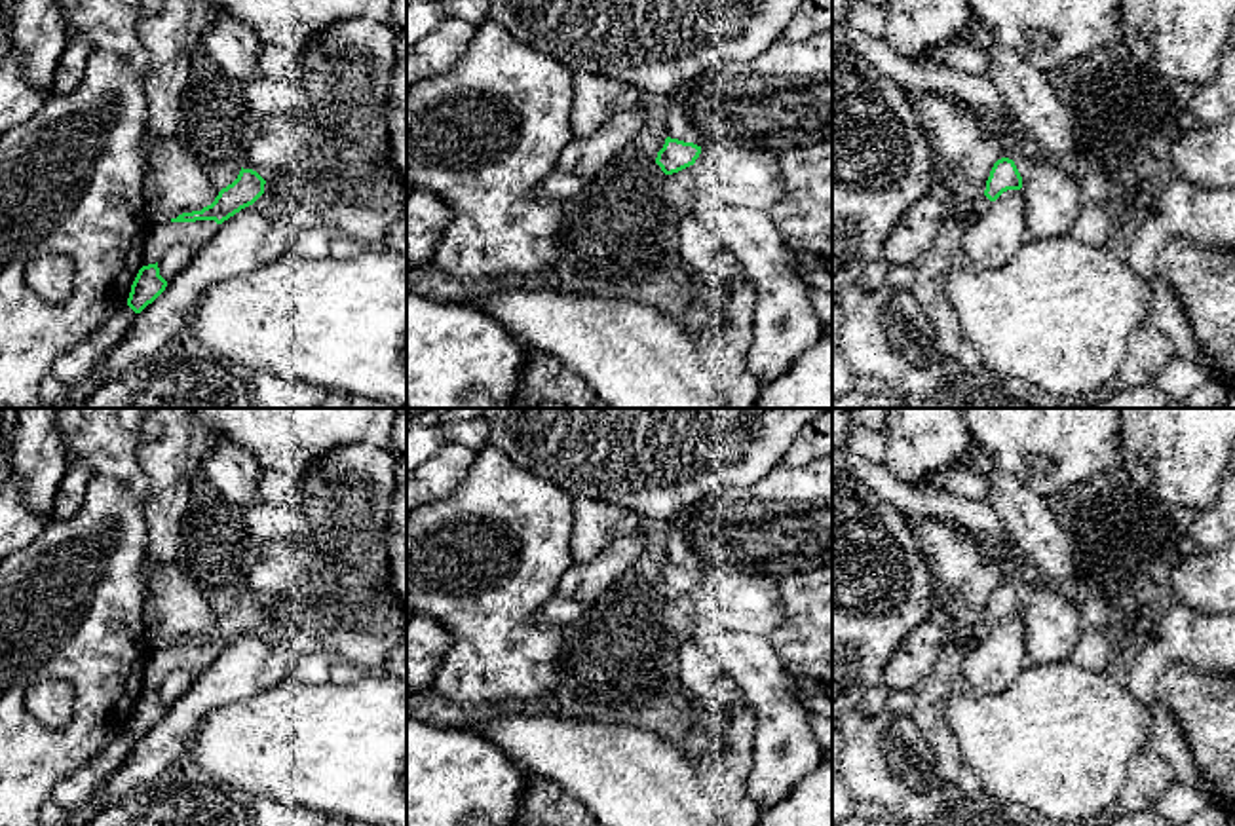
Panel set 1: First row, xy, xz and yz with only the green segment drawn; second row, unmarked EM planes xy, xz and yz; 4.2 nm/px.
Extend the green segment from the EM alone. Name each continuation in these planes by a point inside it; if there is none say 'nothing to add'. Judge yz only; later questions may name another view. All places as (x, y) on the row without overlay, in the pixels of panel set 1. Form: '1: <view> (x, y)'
nothing to add

